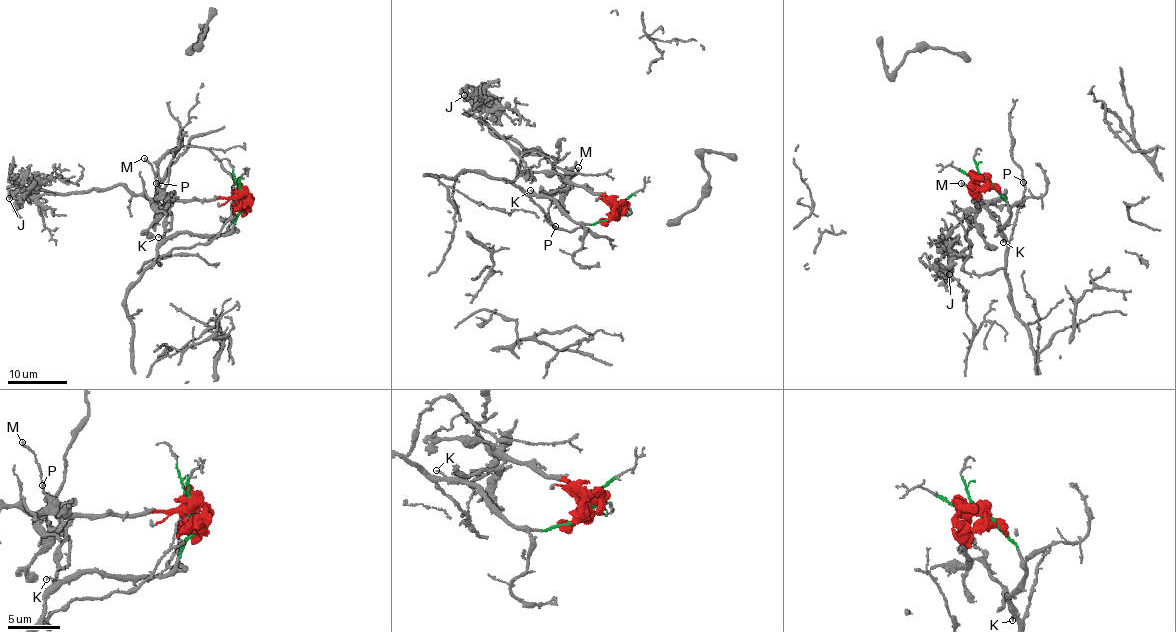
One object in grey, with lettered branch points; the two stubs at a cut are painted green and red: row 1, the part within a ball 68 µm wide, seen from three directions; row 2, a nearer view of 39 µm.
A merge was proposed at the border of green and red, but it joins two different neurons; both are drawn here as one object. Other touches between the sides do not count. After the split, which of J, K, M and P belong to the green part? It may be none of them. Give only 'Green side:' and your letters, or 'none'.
Green side: K, P

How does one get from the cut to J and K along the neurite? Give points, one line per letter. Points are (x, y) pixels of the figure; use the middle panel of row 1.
J: (617, 214), (602, 195), (570, 185), (546, 155), (500, 139), (464, 95)
K: (617, 214), (608, 220), (576, 223), (552, 198), (541, 198), (530, 190)

